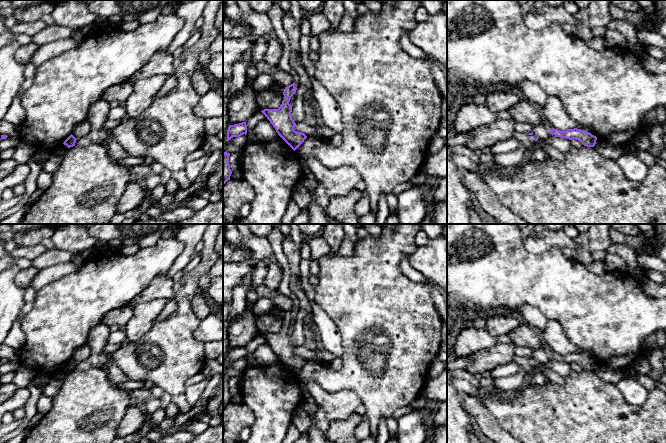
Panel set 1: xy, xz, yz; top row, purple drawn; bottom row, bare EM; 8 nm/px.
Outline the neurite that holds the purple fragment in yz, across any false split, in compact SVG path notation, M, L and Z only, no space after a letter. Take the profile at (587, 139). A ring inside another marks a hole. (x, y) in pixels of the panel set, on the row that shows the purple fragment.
M550 129L552 135L557 137L566 138L569 140L576 139L580 141L584 146L594 147L596 144L597 137L591 133L581 130L581 129L568 129L566 131L561 131L558 129Z

